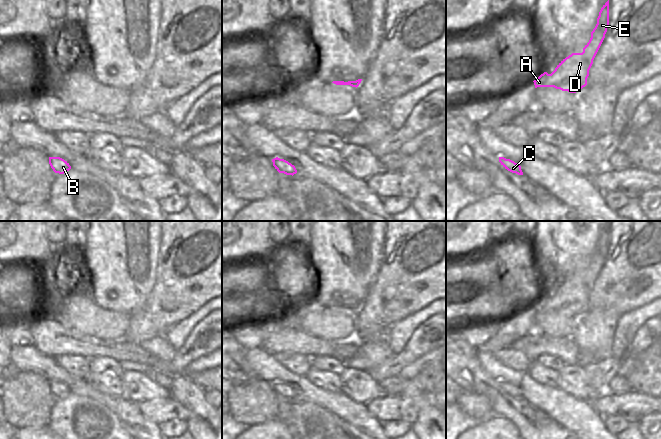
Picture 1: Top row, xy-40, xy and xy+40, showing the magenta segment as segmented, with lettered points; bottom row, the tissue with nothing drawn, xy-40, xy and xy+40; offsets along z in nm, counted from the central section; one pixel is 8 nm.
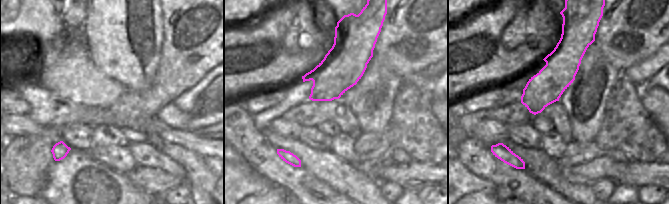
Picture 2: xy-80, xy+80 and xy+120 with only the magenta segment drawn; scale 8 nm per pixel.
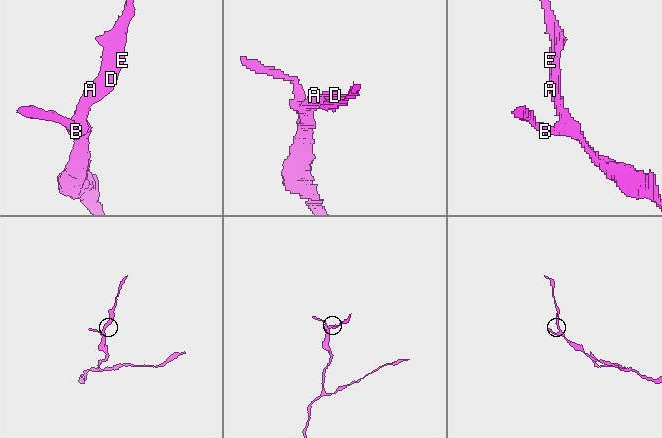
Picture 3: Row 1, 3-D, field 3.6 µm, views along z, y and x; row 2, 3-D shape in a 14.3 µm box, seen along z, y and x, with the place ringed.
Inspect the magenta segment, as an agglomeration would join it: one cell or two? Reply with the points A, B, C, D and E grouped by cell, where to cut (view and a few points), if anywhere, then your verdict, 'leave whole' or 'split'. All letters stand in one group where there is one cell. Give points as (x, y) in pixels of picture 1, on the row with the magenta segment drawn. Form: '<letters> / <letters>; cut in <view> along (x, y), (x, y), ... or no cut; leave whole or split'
A B C D E; no cut; leave whole

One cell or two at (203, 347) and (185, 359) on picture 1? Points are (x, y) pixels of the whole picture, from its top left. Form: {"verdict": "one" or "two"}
{"verdict": "one"}

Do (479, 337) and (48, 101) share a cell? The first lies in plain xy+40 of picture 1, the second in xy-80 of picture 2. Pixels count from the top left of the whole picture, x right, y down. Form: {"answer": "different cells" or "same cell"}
{"answer": "different cells"}

